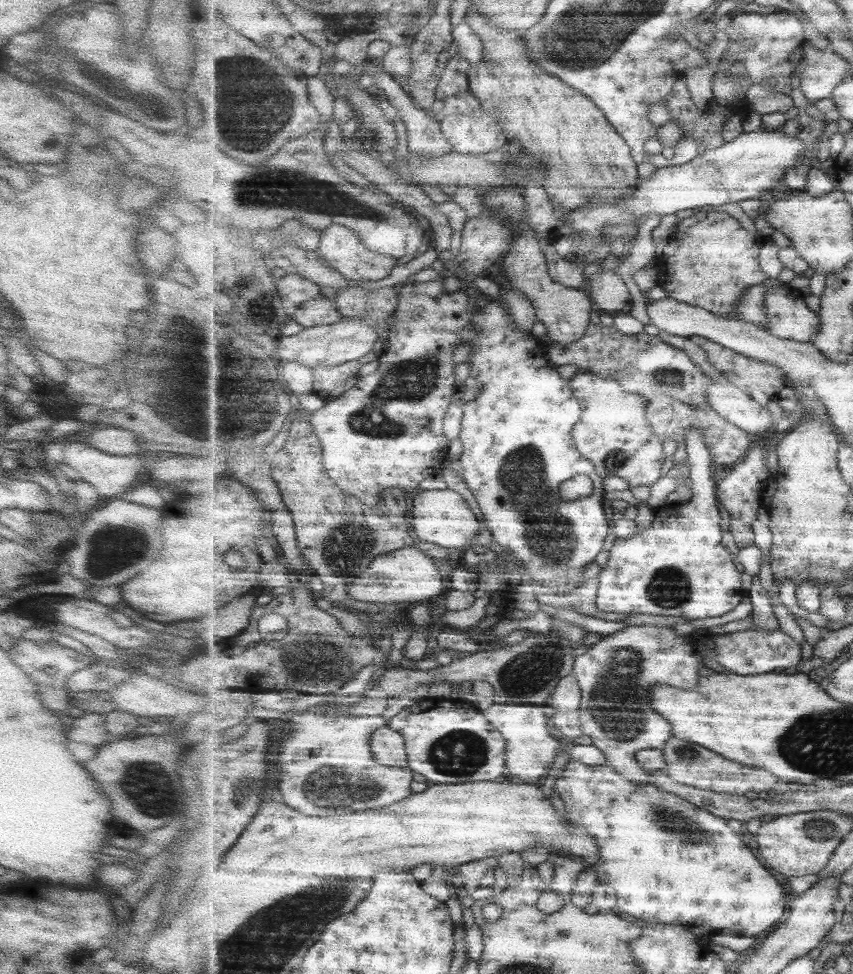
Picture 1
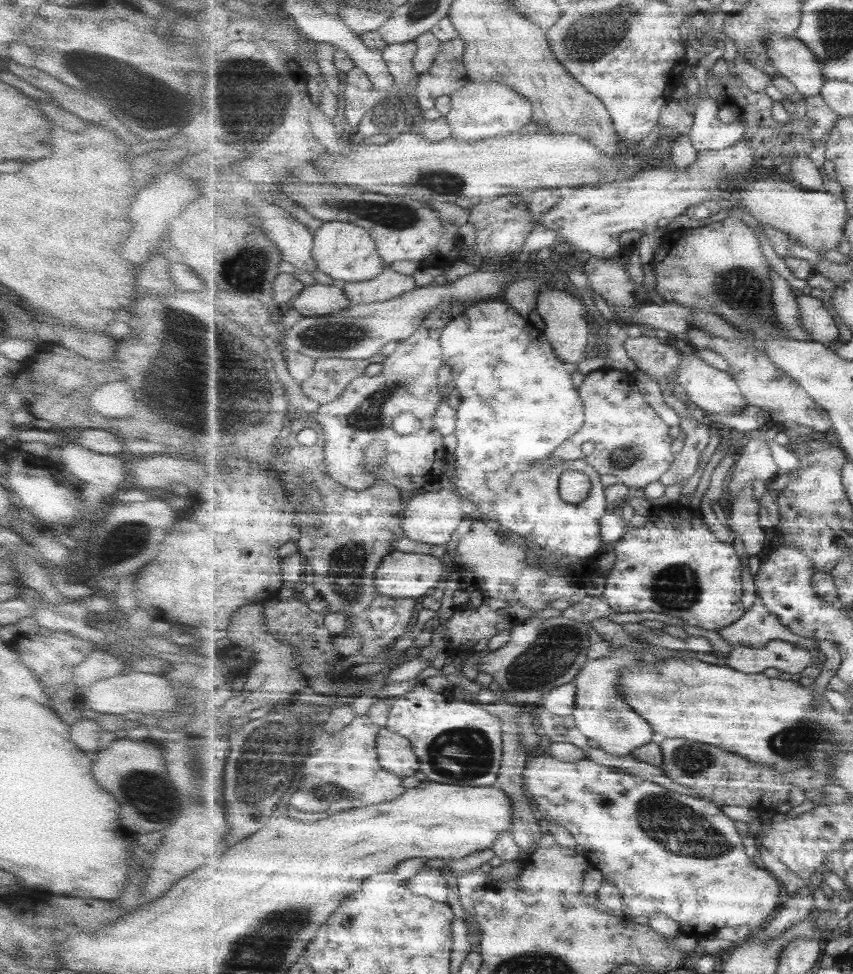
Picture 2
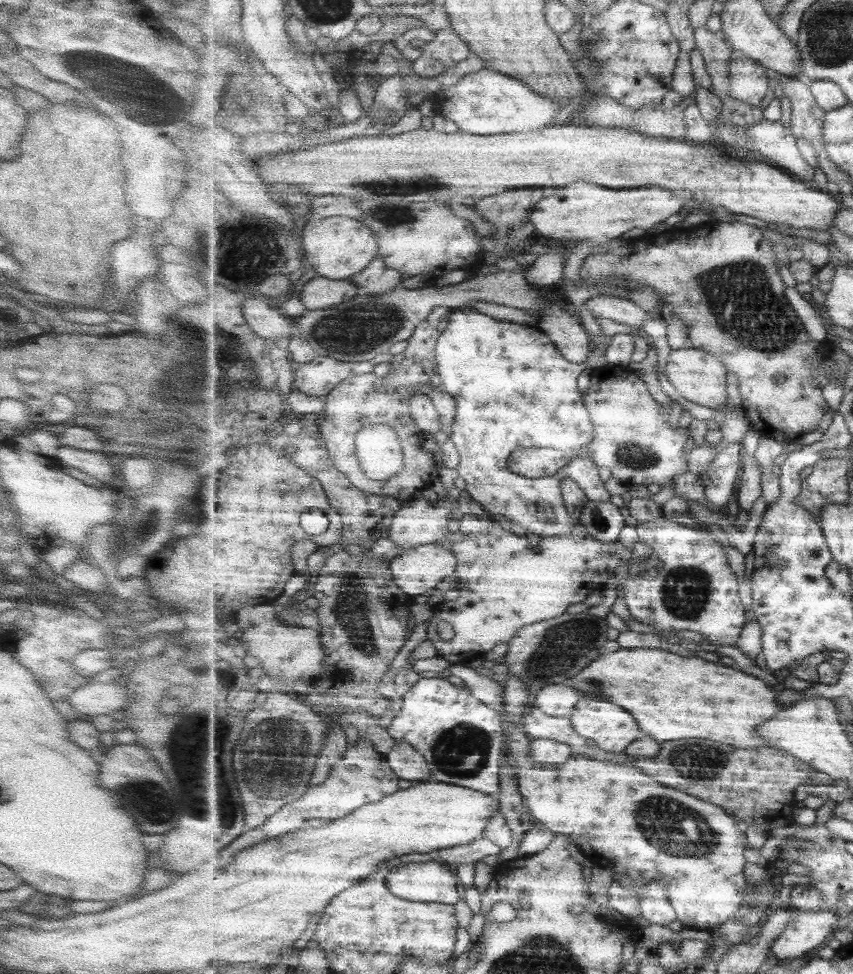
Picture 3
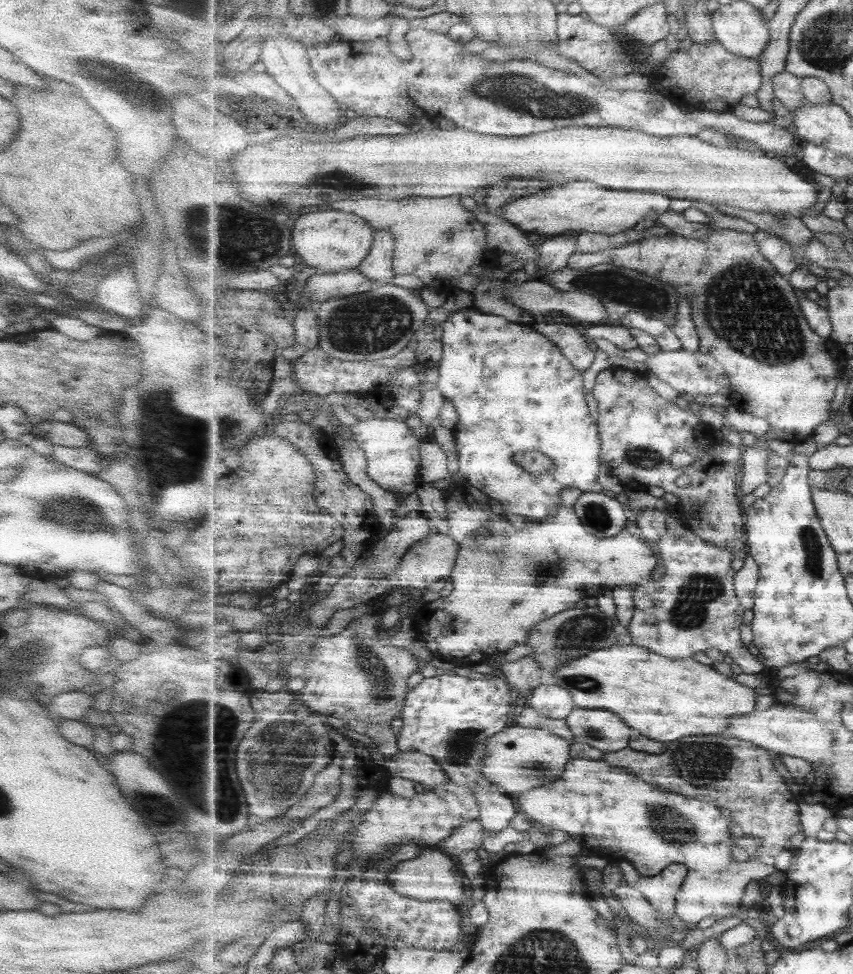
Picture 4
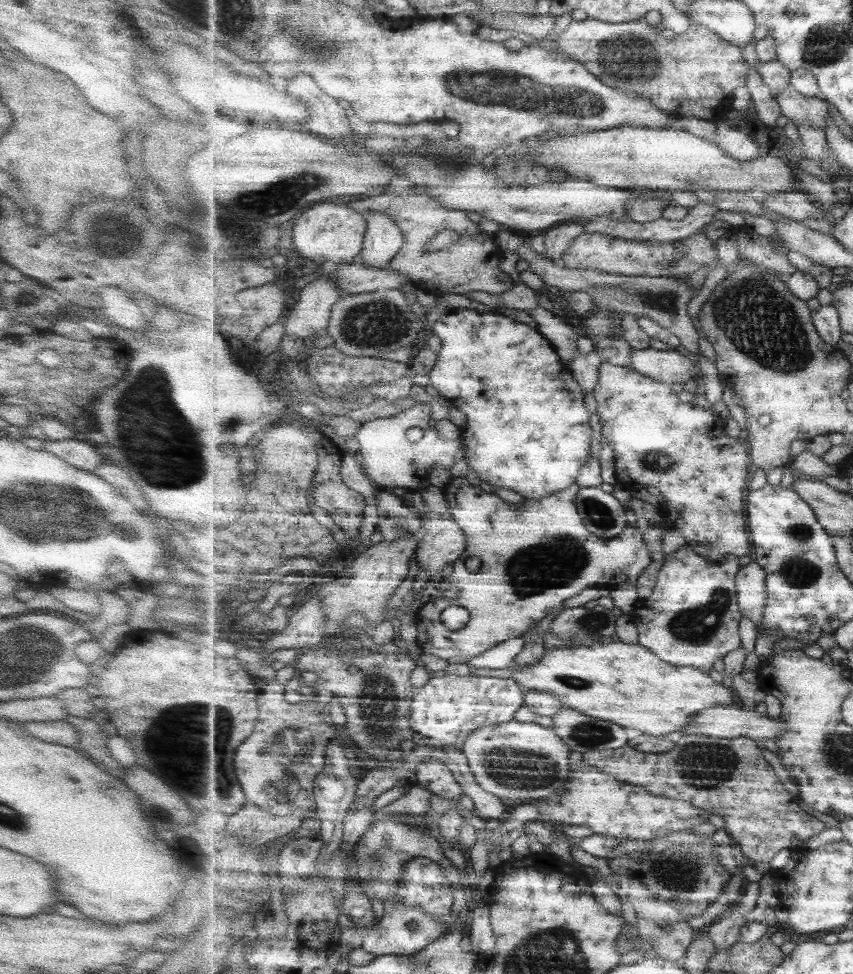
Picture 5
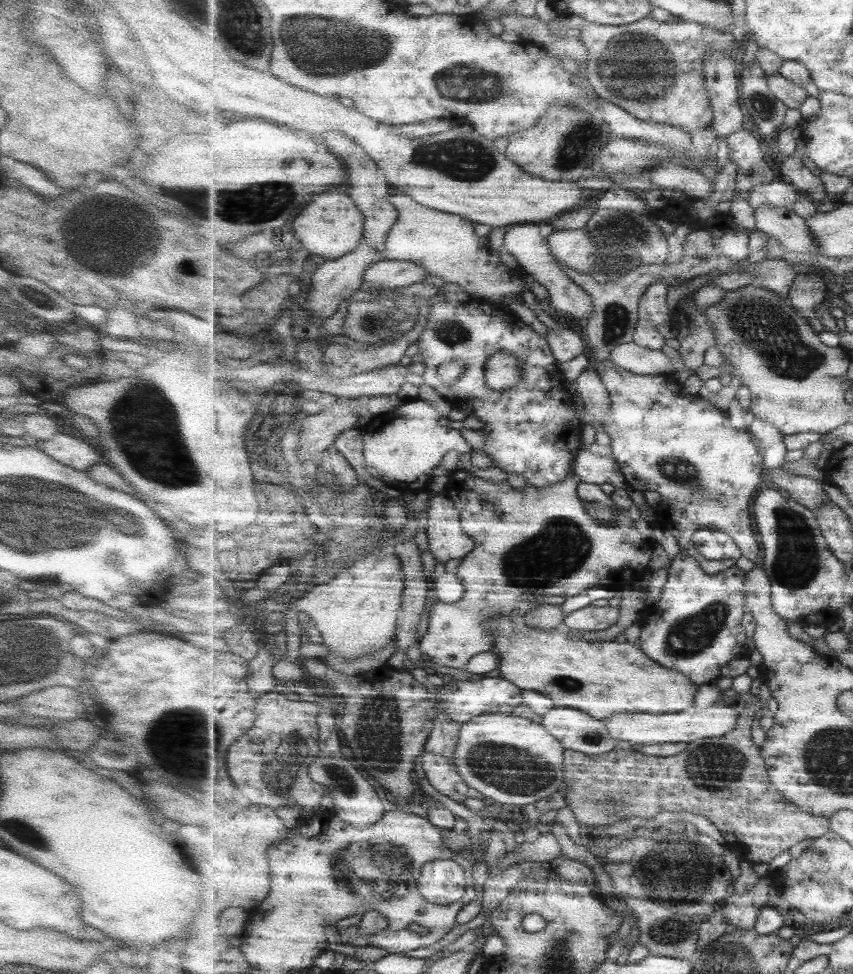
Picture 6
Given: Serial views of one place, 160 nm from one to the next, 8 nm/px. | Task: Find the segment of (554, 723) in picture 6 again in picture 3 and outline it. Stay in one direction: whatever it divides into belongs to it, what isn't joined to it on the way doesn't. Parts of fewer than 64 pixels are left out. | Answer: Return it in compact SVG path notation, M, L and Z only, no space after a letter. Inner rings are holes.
M582 695L570 720L577 734L592 740L601 750L607 752L624 753L631 744L635 743L635 740L640 740L647 736L639 728L633 714L627 712L625 708L621 708L620 705L613 705L609 701L601 700L601 697Z

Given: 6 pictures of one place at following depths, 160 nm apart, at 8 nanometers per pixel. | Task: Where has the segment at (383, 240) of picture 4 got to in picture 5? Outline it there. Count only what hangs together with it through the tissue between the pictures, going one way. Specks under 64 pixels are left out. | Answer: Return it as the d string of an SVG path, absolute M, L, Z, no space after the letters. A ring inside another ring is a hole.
M368 212L368 232L359 261L369 268L387 269L405 245L405 236L385 212Z

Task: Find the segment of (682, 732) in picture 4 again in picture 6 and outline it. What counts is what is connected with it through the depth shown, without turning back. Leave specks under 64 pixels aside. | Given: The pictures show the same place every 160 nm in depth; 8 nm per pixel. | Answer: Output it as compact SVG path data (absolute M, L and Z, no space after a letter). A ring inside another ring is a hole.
M493 618L488 622L496 636L493 651L500 656L498 670L501 676L513 681L519 688L545 693L558 708L580 709L597 720L607 721L617 714L669 714L679 713L692 708L699 685L695 684L686 674L669 670L665 665L649 658L641 647L630 642L571 640L567 636L567 628L561 623L555 630L531 628L524 619Z

